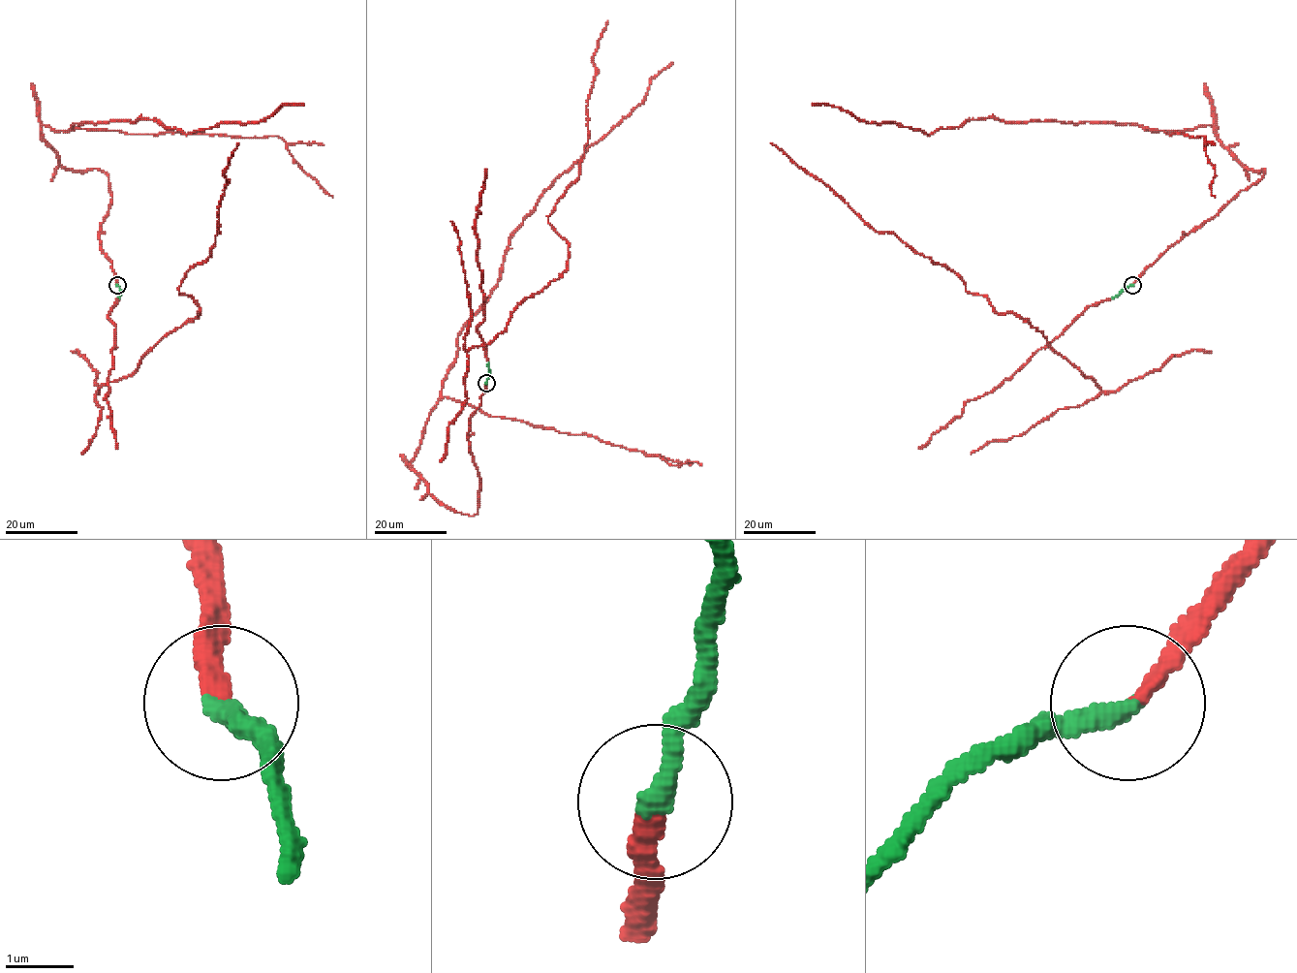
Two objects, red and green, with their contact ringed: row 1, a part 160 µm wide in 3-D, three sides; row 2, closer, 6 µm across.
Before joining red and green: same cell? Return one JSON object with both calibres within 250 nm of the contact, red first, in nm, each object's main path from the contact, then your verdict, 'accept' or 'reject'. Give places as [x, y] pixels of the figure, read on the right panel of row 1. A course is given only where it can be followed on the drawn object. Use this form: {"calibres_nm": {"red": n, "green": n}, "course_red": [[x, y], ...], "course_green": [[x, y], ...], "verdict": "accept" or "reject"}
{"calibres_nm": {"red": 260, "green": 320}, "course_red": [[1132, 285], [1263, 176], [1211, 125], [1149, 131], [985, 118], [925, 134], [812, 105]], "course_green": [[1132, 285], [1112, 298]], "verdict": "accept"}

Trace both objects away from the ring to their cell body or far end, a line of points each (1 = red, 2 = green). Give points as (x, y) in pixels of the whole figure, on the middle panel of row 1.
1: (486, 383), (468, 433), (480, 484), (470, 516), (435, 498), (411, 465), (457, 335), (540, 197), (673, 62)
2: (486, 383), (489, 362)

